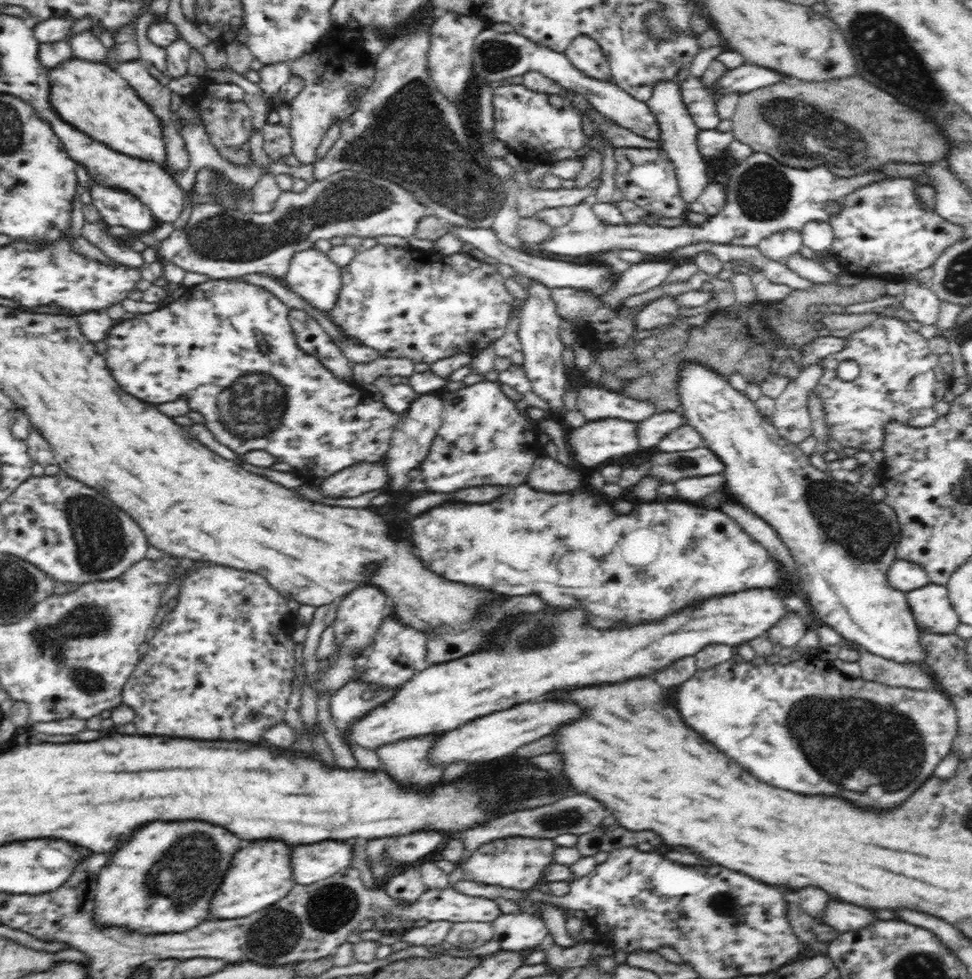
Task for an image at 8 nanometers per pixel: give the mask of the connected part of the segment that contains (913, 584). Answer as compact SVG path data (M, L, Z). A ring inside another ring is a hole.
M897 559L887 572L888 584L900 592L910 592L929 584L929 576L922 566Z

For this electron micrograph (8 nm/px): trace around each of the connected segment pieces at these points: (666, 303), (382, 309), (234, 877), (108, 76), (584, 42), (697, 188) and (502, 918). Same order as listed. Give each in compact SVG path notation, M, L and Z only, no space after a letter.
M663 297L646 305L635 316L635 327L637 330L650 330L662 328L662 326L674 326L679 316L679 306L674 303L674 298Z
M378 243L371 249L356 251L354 258L350 260L350 264L342 267L342 286L340 286L339 300L328 315L334 324L339 325L342 332L358 344L369 346L369 348L377 350L380 357L409 358L414 364L418 364L418 362L432 364L437 360L442 360L442 358L450 358L450 356L454 356L454 354L460 354L460 352L462 352L462 354L470 353L471 356L475 356L476 352L486 347L488 342L496 342L505 333L505 326L511 314L511 306L515 300L509 294L508 289L506 289L501 269L479 261L473 261L468 267L470 267L470 270L456 270L452 265L446 264L443 260L443 256L440 256L437 252L433 252L432 249L420 251L412 249L411 247L394 247L392 245L382 245Z
M283 840L276 842L252 842L248 848L242 848L232 864L228 867L220 888L216 889L216 896L210 903L210 916L208 920L230 920L230 918L244 918L250 916L259 910L265 909L267 906L278 904L288 893L289 890L296 885L293 881L291 867L291 848Z
M74 56L48 71L51 83L50 105L63 121L115 152L167 168L162 121L120 74L103 62L88 62Z
M581 34L578 36L565 51L568 61L575 66L582 75L592 79L612 82L610 67L602 49L592 38Z
M678 81L658 82L654 86L651 98L645 103L656 117L660 129L661 149L666 152L668 159L675 168L682 200L689 207L692 202L699 200L704 188L709 184L704 158L700 155L698 146L698 138L702 131L696 126L692 115L684 104Z
M501 913L493 926L493 939L500 944L501 951L520 952L530 950L541 943L550 927L538 913Z

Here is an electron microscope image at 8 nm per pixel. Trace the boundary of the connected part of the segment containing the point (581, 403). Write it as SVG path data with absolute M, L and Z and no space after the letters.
M582 386L577 392L576 408L587 422L619 418L639 423L656 413L655 406L649 400L636 400L602 386Z

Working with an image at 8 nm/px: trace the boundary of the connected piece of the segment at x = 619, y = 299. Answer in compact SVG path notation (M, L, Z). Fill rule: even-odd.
M648 259L642 260L642 262L636 262L636 264L630 265L618 278L617 281L613 284L612 290L608 290L606 294L600 296L600 301L607 306L623 306L624 301L631 296L645 293L652 288L662 284L670 271L676 266L674 260L657 260Z

